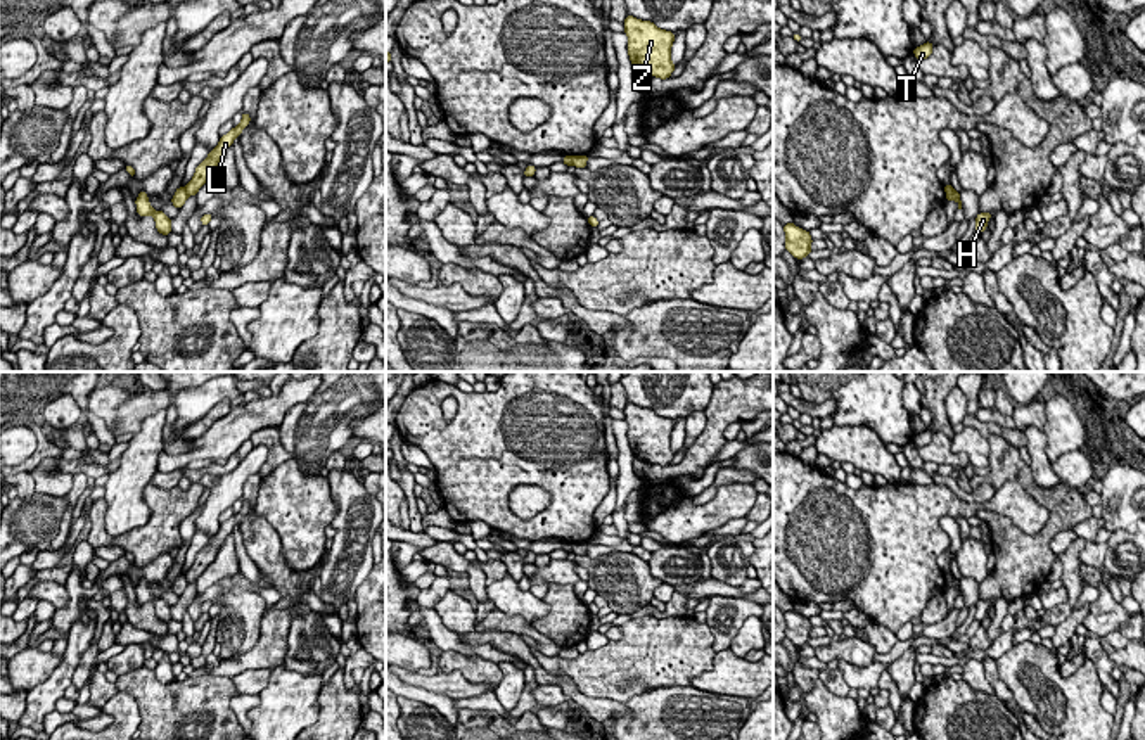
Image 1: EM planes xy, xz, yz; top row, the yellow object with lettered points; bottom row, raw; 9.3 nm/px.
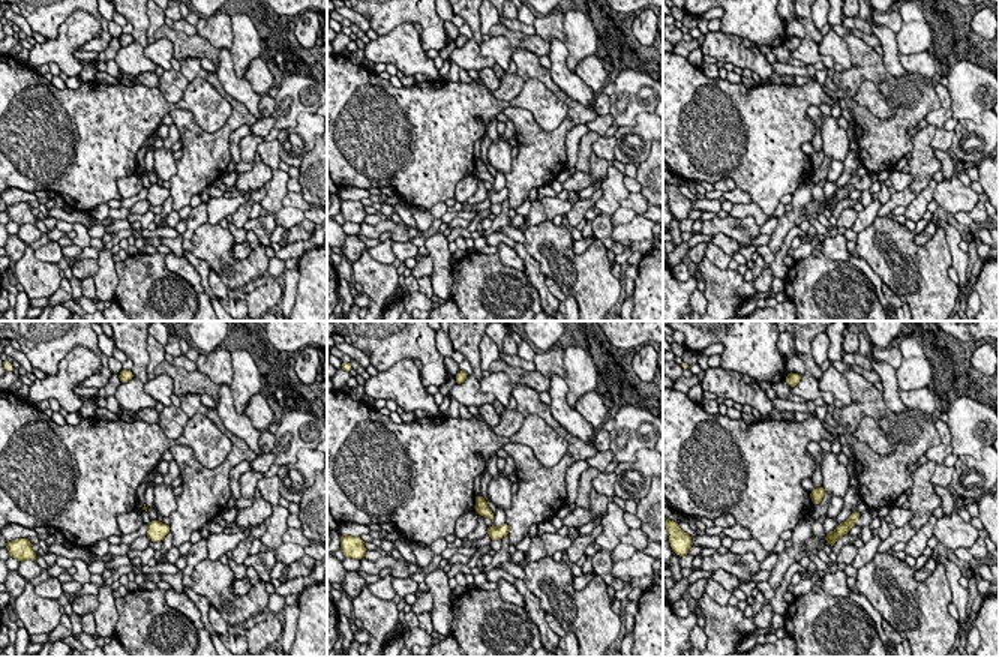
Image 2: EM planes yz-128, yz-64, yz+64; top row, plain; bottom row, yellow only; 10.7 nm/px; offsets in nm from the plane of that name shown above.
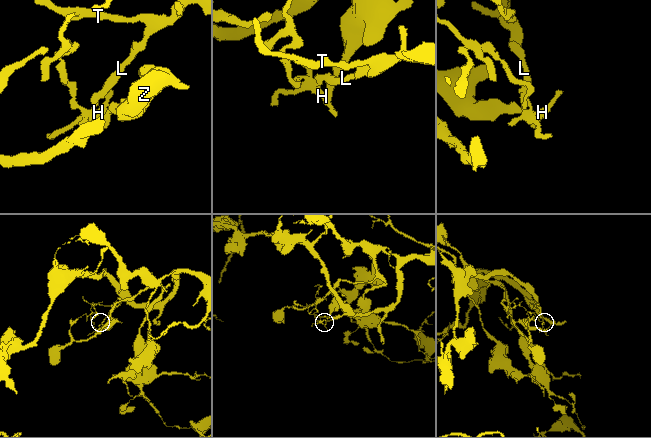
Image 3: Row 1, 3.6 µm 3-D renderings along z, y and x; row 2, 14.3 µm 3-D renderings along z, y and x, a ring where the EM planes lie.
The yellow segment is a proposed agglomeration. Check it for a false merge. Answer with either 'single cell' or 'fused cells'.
fused cells

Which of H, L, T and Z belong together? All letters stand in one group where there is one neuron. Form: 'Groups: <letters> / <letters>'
Groups: H Z / L T

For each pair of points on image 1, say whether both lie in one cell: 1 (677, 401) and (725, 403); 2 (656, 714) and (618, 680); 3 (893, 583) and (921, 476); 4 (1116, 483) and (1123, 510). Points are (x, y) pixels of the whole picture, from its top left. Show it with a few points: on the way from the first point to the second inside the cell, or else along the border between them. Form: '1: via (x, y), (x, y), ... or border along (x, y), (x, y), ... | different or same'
1: border along (713, 389), (711, 400), (703, 410) | different
2: border along (673, 685), (647, 688), (635, 694), (625, 704) | different
3: border along (912, 481), (934, 483) | different
4: via (1123, 490), (1123, 503) | same

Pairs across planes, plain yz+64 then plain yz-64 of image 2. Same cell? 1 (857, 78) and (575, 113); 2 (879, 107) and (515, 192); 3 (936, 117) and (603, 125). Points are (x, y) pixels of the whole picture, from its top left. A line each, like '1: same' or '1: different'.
1: same
2: different
3: same

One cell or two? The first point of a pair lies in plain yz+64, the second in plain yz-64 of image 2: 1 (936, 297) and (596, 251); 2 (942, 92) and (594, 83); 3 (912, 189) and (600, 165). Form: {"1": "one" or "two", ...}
{"1": "one", "2": "two", "3": "two"}

